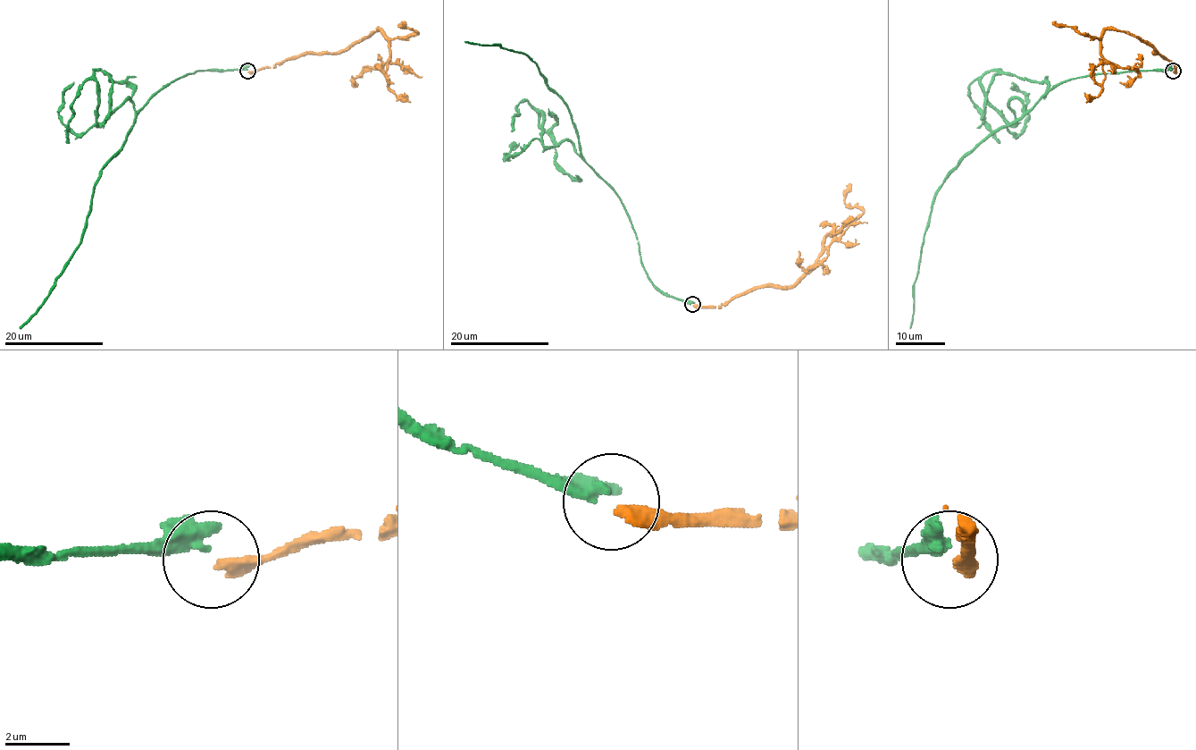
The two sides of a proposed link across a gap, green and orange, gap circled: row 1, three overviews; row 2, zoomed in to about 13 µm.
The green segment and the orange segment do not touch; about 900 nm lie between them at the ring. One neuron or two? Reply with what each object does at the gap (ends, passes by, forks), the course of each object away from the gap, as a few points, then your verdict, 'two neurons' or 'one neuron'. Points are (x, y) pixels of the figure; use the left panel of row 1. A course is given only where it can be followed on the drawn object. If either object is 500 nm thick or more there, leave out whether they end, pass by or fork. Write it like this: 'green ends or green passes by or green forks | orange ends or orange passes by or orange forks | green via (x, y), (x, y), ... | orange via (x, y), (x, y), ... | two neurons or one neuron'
green ends | orange ends | green via (247, 70), (187, 74), (170, 82), (137, 113), (123, 147), (95, 185), (82, 240), (42, 307), (20, 329) | orange via (248, 71), (299, 55), (341, 53), (379, 29), (388, 42), (388, 59), (381, 68), (362, 74), (353, 82) | two neurons

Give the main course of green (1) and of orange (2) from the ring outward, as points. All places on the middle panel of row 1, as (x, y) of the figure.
1: (692, 302), (664, 295), (653, 284), (615, 190), (581, 155), (568, 106), (536, 63), (501, 45), (465, 41)
2: (694, 305), (718, 307), (757, 288), (791, 287), (834, 232), (817, 265), (807, 269), (799, 265), (798, 251)

